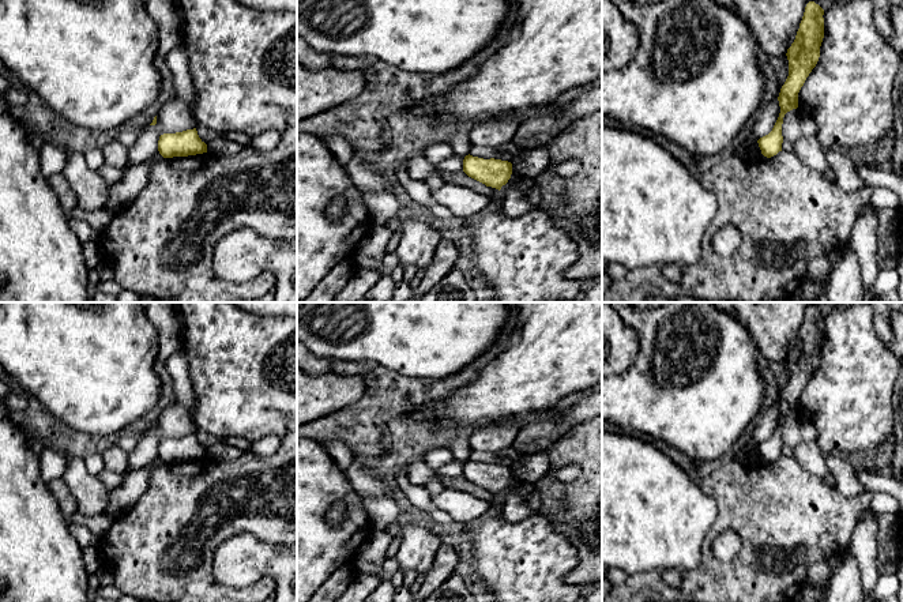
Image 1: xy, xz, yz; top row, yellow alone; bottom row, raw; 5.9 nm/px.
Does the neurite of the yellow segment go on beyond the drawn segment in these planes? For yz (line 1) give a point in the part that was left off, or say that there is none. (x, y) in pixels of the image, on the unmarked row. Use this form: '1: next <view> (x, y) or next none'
1: next none

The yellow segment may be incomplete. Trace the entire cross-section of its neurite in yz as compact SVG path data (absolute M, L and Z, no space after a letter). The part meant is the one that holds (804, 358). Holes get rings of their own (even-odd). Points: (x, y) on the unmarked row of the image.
M809 306L795 345L787 354L789 381L778 402L780 418L772 436L757 445L761 459L767 463L782 456L783 422L787 417L798 413L798 398L819 366L820 351L824 343L823 320L824 315L814 306Z

